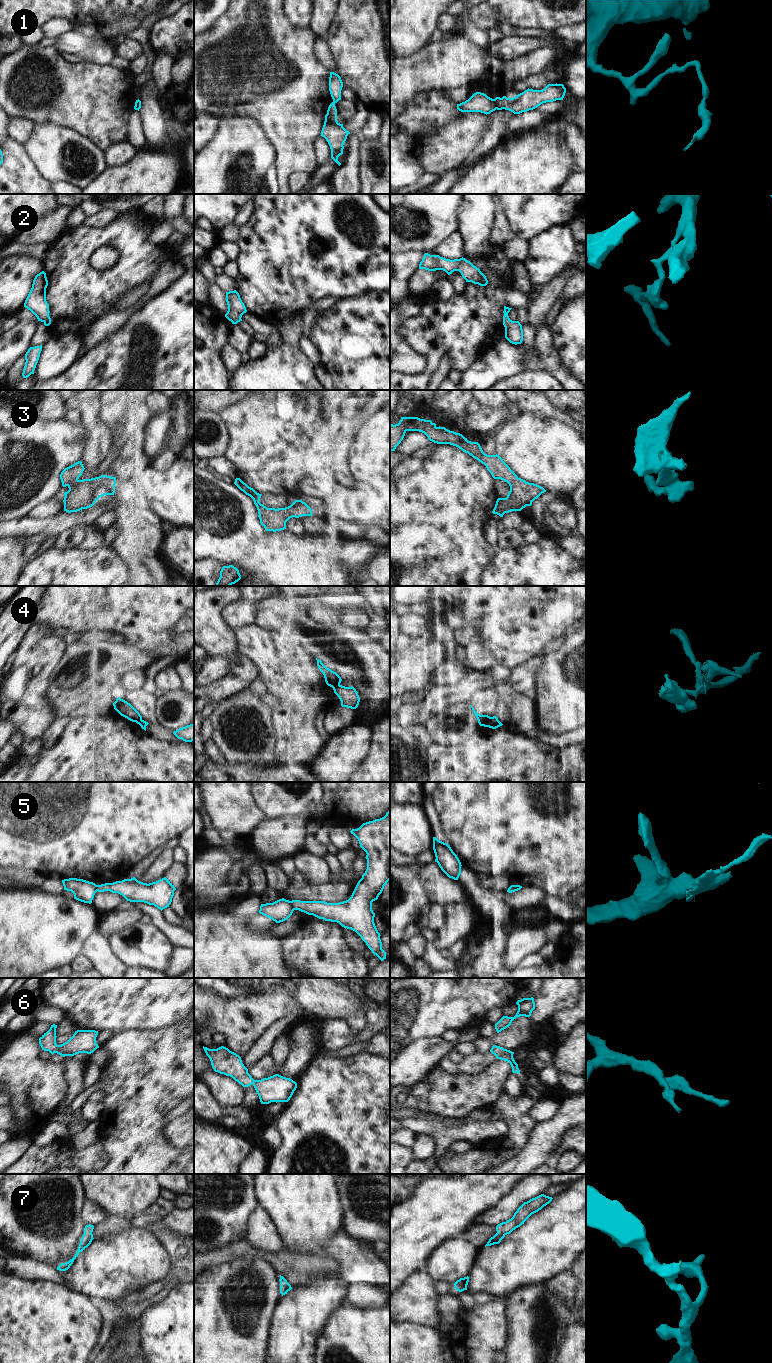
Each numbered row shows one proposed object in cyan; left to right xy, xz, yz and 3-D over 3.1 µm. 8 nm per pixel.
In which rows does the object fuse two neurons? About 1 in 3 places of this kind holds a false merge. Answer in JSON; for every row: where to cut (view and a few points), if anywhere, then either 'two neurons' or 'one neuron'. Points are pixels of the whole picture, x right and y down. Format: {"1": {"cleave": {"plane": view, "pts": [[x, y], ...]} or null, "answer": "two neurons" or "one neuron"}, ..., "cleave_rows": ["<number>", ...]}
{"1": {"cleave": {"plane": "yz", "pts": [[493, 99], [496, 108]]}, "answer": "two neurons"}, "2": {"cleave": null, "answer": "one neuron"}, "3": {"cleave": null, "answer": "one neuron"}, "4": {"cleave": {"plane": "yz", "pts": [[492, 717], [487, 726]]}, "answer": "two neurons"}, "5": {"cleave": {"plane": "xz", "pts": [[290, 901], [294, 909]]}, "answer": "two neurons"}, "6": {"cleave": null, "answer": "one neuron"}, "7": {"cleave": null, "answer": "one neuron"}, "cleave_rows": ["1", "4", "5"]}

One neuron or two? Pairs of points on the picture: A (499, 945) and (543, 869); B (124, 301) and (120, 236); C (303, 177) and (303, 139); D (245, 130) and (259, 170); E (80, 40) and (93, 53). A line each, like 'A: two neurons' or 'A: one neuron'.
A: two neurons
B: two neurons
C: two neurons
D: one neuron
E: one neuron

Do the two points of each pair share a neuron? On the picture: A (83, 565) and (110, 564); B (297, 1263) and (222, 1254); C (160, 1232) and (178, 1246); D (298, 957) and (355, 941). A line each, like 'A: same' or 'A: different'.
A: same
B: same
C: different
D: different

